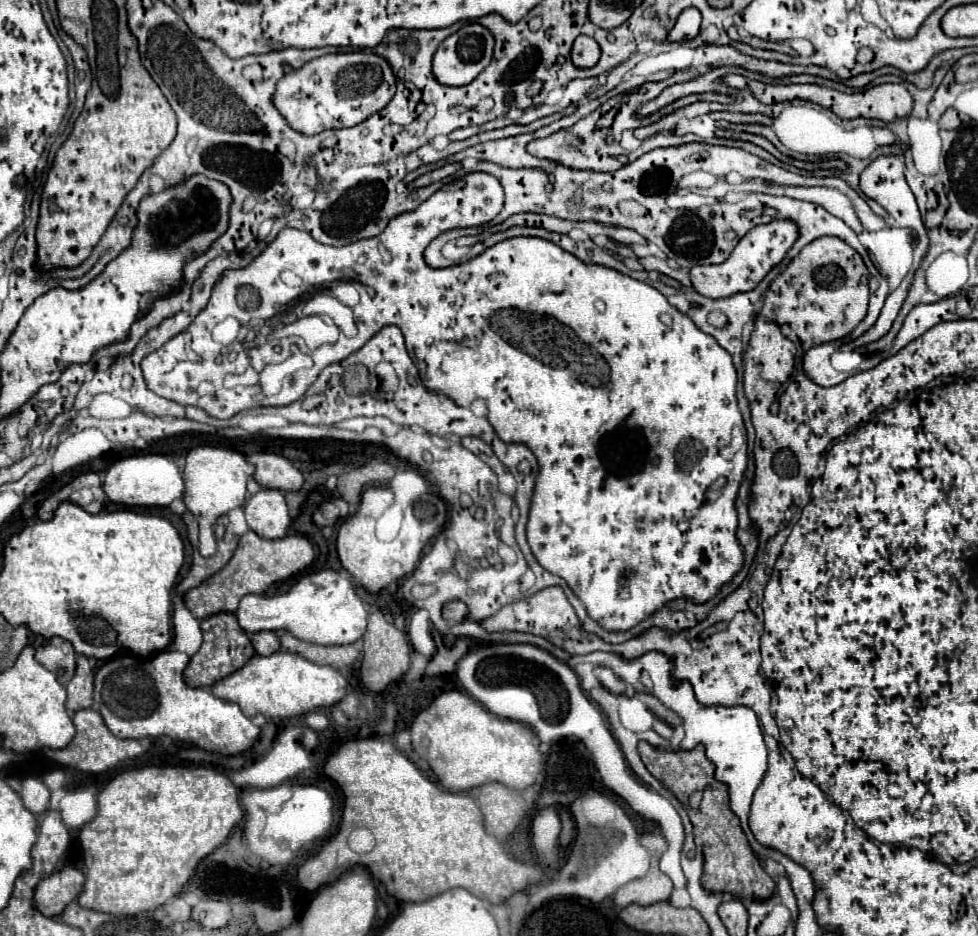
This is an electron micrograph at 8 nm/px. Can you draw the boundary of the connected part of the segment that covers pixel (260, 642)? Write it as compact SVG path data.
M259 631L259 633L253 633L251 635L251 643L253 643L253 647L255 647L255 651L259 655L271 655L271 653L279 651L279 647L281 647L275 631Z

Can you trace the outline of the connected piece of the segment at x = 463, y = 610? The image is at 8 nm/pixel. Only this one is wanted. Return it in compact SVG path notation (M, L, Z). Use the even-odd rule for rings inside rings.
M449 601L447 605L443 605L443 619L445 621L465 621L467 617L467 607L463 605L463 601Z

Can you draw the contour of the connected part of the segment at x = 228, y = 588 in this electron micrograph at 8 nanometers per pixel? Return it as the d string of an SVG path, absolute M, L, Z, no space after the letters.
M247 531L239 537L239 545L231 561L213 577L203 581L203 585L193 587L185 593L183 605L191 611L195 619L205 619L219 611L233 613L243 595L263 593L271 583L296 576L312 564L315 548L311 540L302 534L288 534L281 539L263 539L253 531Z

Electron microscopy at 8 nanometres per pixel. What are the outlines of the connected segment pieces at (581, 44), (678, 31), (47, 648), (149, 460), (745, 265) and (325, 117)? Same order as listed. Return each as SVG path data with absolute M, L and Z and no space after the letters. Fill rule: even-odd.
M579 35L579 37L575 39L575 43L573 43L571 57L573 57L573 63L575 63L577 67L587 69L587 67L593 67L593 65L599 61L599 57L601 57L601 47L599 47L599 43L597 43L593 37L589 37L589 35Z
M689 7L689 9L685 9L679 15L679 19L677 19L675 27L671 29L667 41L687 41L687 39L693 39L693 37L697 37L699 27L701 27L701 13L695 7Z
M53 637L35 649L35 659L45 669L51 669L53 673L57 673L61 685L67 685L75 673L77 653L73 651L69 641L61 639L61 637Z
M137 455L127 457L109 467L103 481L103 491L113 503L129 507L167 507L173 499L183 495L183 479L179 467L165 455Z
M775 219L767 225L759 225L753 231L749 231L733 249L731 257L721 265L699 265L691 269L691 283L697 293L711 297L711 299L723 299L735 293L751 291L759 285L759 281L775 267L779 265L787 251L793 247L793 243L799 239L799 227L791 219Z
M335 53L313 59L285 75L277 83L273 103L295 131L315 135L325 129L343 129L363 123L387 107L393 95L395 75L383 57L375 53Z

